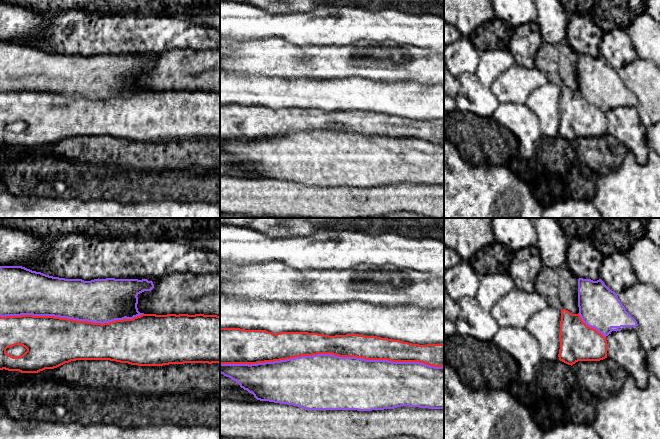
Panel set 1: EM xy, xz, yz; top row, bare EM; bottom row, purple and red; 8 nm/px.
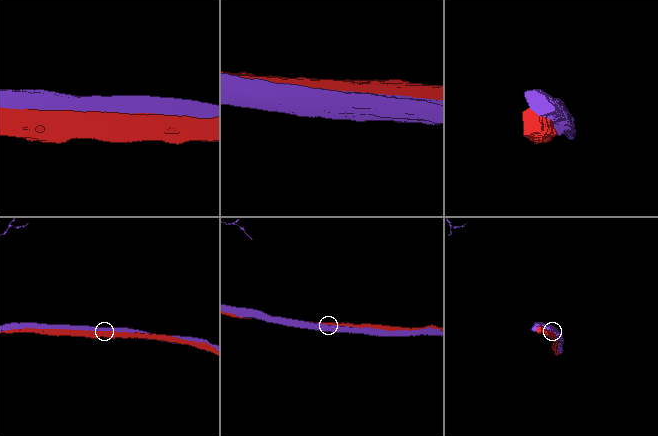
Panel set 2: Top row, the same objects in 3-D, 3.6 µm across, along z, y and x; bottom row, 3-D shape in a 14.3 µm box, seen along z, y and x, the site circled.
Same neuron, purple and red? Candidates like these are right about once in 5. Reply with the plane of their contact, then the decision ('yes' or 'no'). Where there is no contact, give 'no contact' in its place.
xz | no

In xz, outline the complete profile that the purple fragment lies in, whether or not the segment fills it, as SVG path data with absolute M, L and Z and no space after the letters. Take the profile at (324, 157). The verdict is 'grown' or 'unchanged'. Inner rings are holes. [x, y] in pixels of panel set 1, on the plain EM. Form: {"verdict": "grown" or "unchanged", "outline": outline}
{"verdict": "unchanged", "outline": "M317 130L251 141L220 140L220 149L236 157L257 176L307 186L372 187L401 182L444 185L444 143L419 138Z"}

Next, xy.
{"verdict": "unchanged", "outline": "M0 42L0 92L54 92L101 100L133 95L144 90L138 87L137 72L153 64L153 58L147 55L84 57L53 53L22 42Z"}

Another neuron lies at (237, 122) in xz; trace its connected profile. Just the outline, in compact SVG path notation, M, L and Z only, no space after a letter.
M220 104L220 140L251 141L317 130L444 143L444 120L419 121L359 110L275 110L266 106Z

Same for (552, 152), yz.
M560 136L540 138L535 156L544 166L561 168L570 167L577 158L572 142Z

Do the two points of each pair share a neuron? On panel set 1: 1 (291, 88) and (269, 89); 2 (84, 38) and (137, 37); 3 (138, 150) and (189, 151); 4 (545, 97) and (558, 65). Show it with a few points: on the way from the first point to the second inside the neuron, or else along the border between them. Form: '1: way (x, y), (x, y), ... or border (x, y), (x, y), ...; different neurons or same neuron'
1: way (286, 89), (274, 89); same neuron
2: way (97, 37), (124, 37); same neuron
3: way (151, 151), (176, 151); same neuron
4: border (548, 80), (560, 86); different neurons

